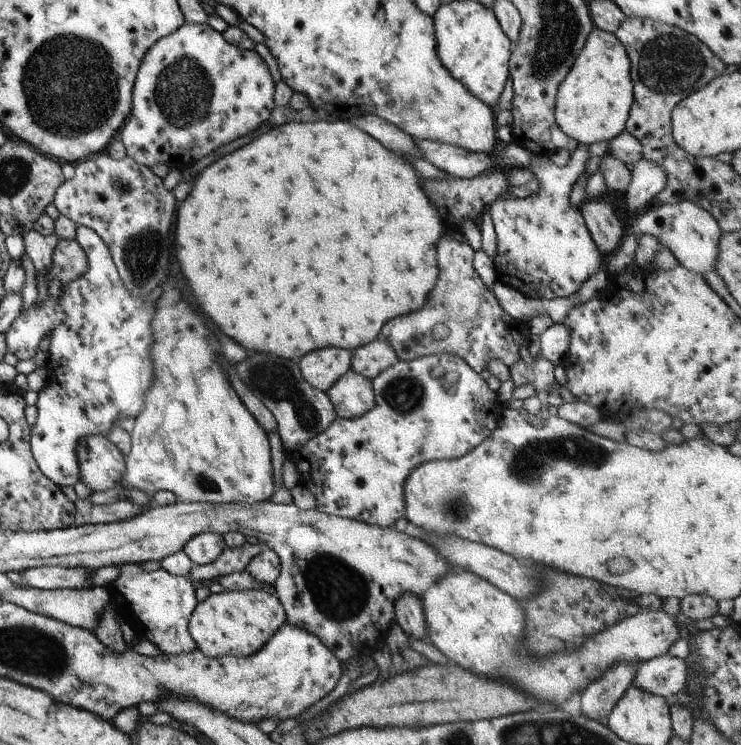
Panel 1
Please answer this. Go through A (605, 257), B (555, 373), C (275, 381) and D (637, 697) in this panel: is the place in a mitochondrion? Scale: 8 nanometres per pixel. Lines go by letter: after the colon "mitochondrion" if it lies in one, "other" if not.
A: other
B: other
C: mitochondrion
D: other

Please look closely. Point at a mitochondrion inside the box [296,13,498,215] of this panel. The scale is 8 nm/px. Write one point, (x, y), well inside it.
(343, 47)

